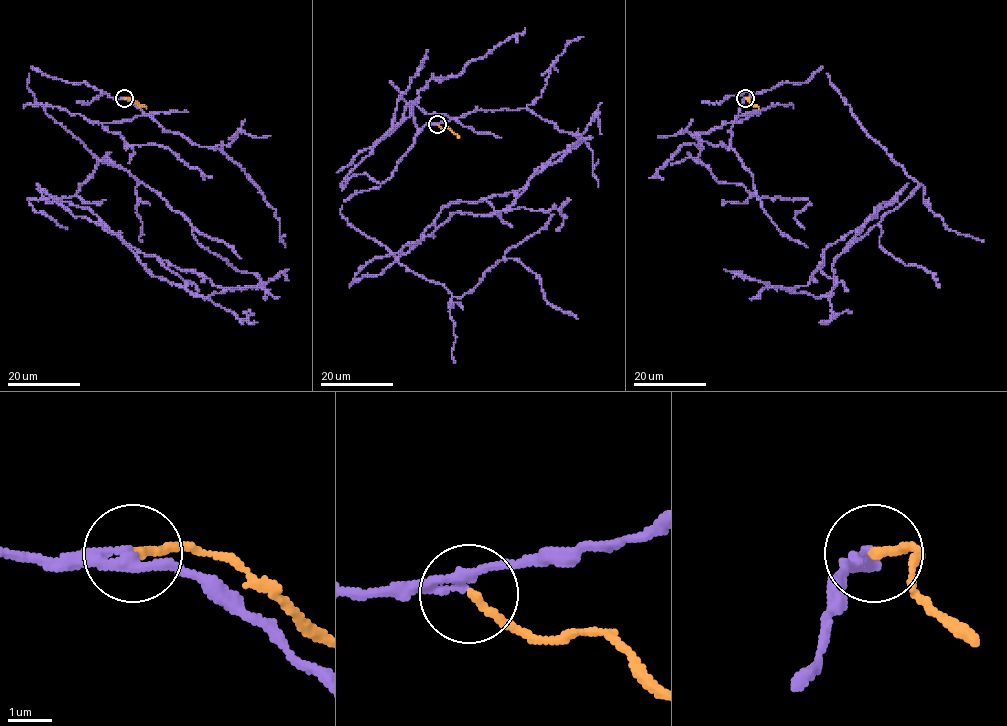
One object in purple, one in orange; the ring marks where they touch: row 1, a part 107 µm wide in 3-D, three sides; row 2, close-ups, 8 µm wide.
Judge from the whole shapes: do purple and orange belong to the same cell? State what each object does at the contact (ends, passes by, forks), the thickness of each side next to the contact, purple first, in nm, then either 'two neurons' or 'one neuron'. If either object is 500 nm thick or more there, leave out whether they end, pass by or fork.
purple passes by | orange ends | 240/190 nm | two neurons

